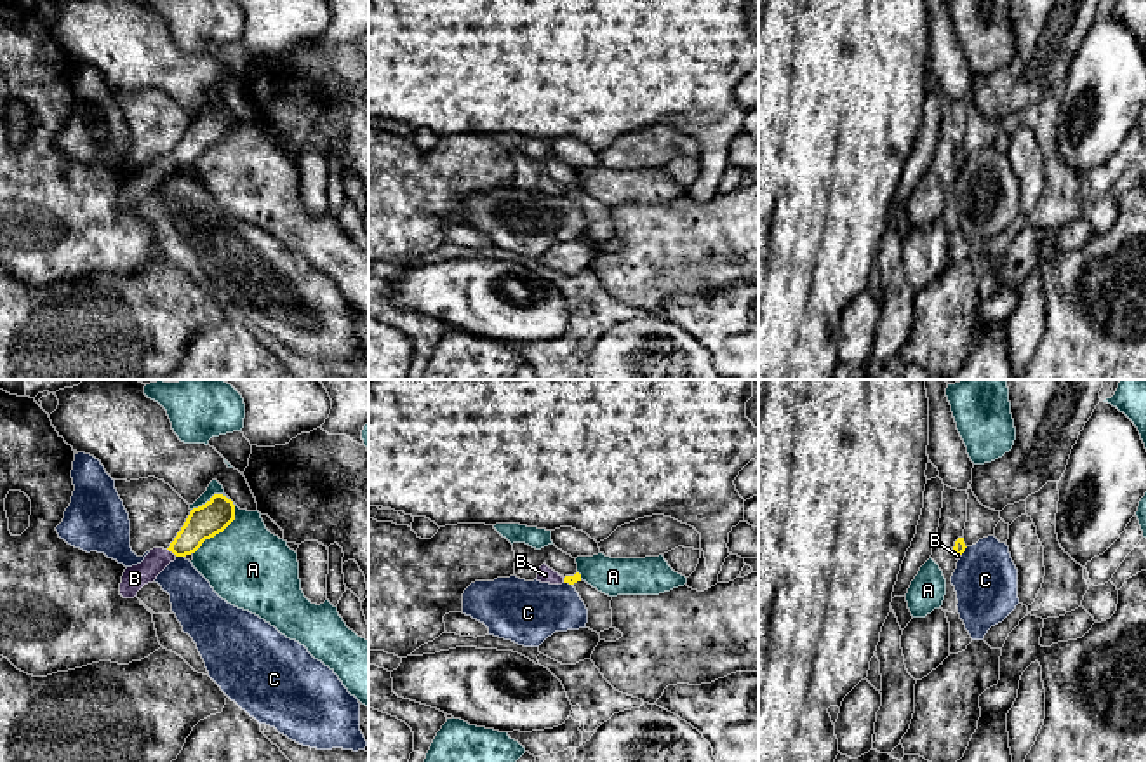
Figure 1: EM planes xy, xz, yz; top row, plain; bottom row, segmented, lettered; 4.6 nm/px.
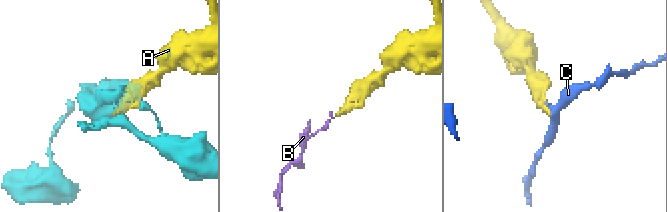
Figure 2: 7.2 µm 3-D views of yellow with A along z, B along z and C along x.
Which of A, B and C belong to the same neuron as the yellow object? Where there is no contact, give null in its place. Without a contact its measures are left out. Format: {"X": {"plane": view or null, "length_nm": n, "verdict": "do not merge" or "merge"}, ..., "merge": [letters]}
{"A": {"plane": "xy", "length_nm": 300, "verdict": "do not merge"}, "B": {"plane": "xy", "length_nm": 60, "verdict": "merge"}, "C": {"plane": "xy", "length_nm": 40, "verdict": "do not merge"}, "merge": ["B"]}

